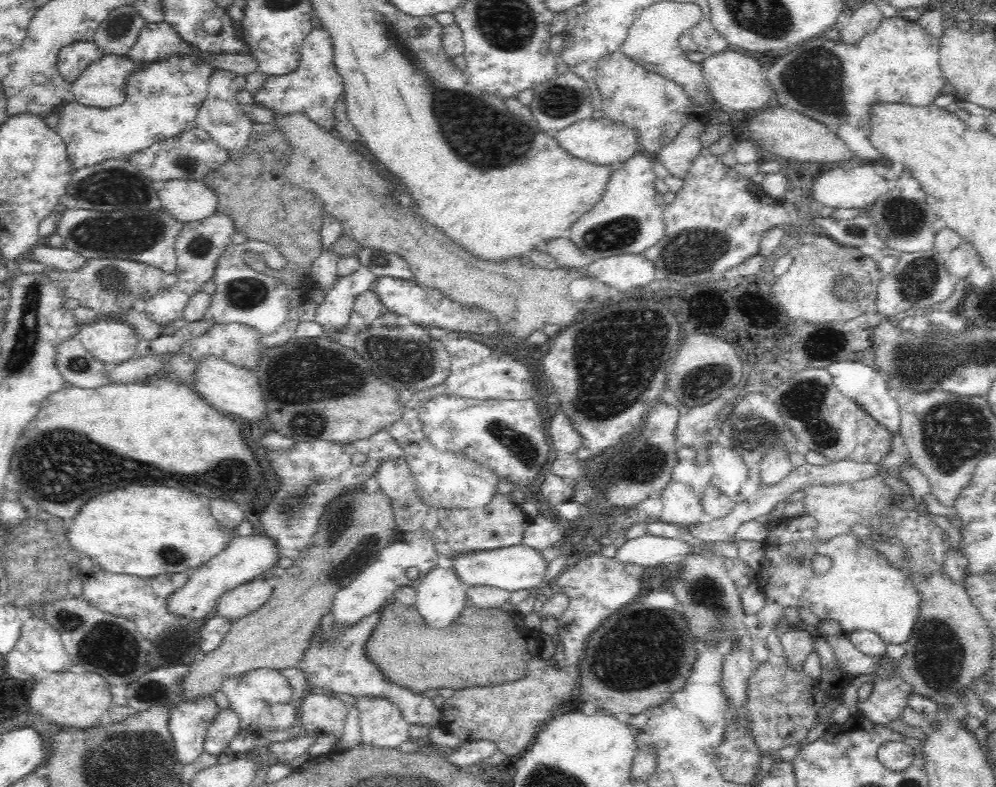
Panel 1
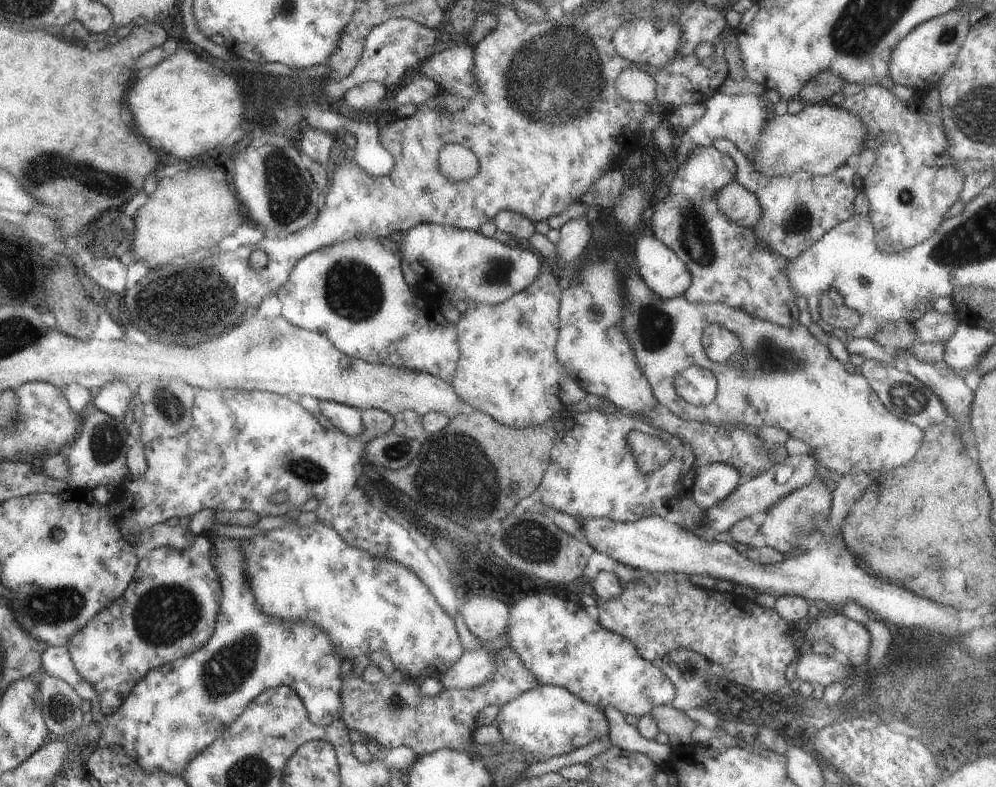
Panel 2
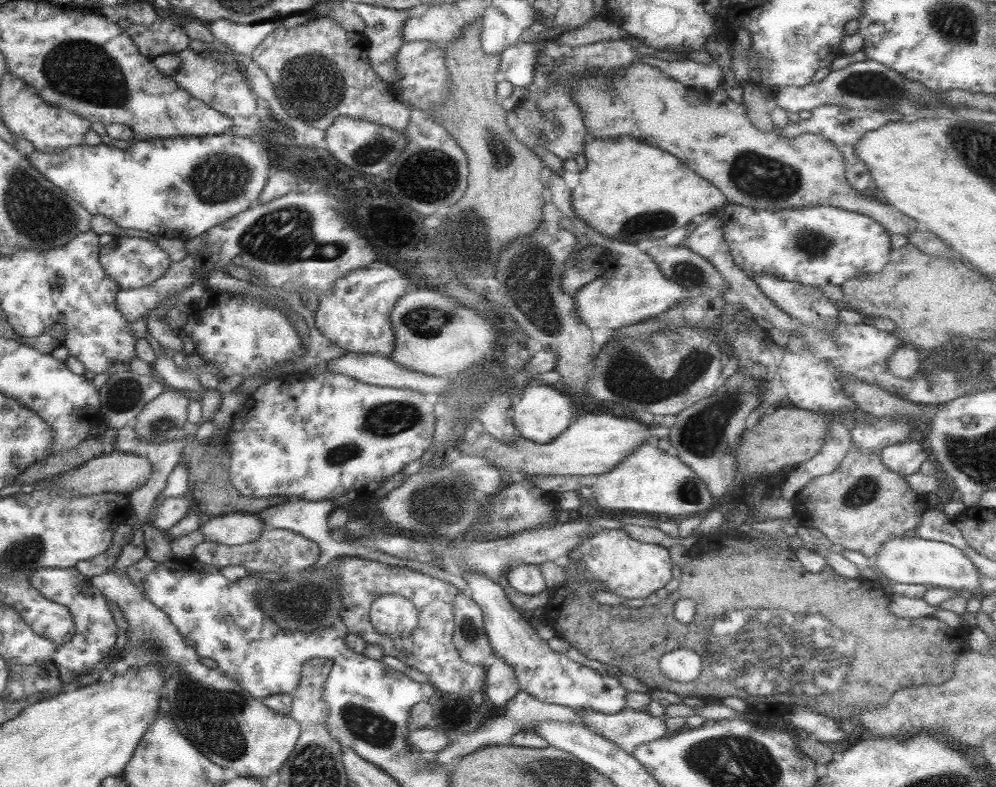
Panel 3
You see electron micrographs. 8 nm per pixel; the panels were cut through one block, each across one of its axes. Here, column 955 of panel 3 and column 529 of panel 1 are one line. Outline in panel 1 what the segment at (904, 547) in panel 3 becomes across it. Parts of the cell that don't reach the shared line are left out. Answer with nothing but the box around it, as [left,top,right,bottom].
[440,544,548,592]

